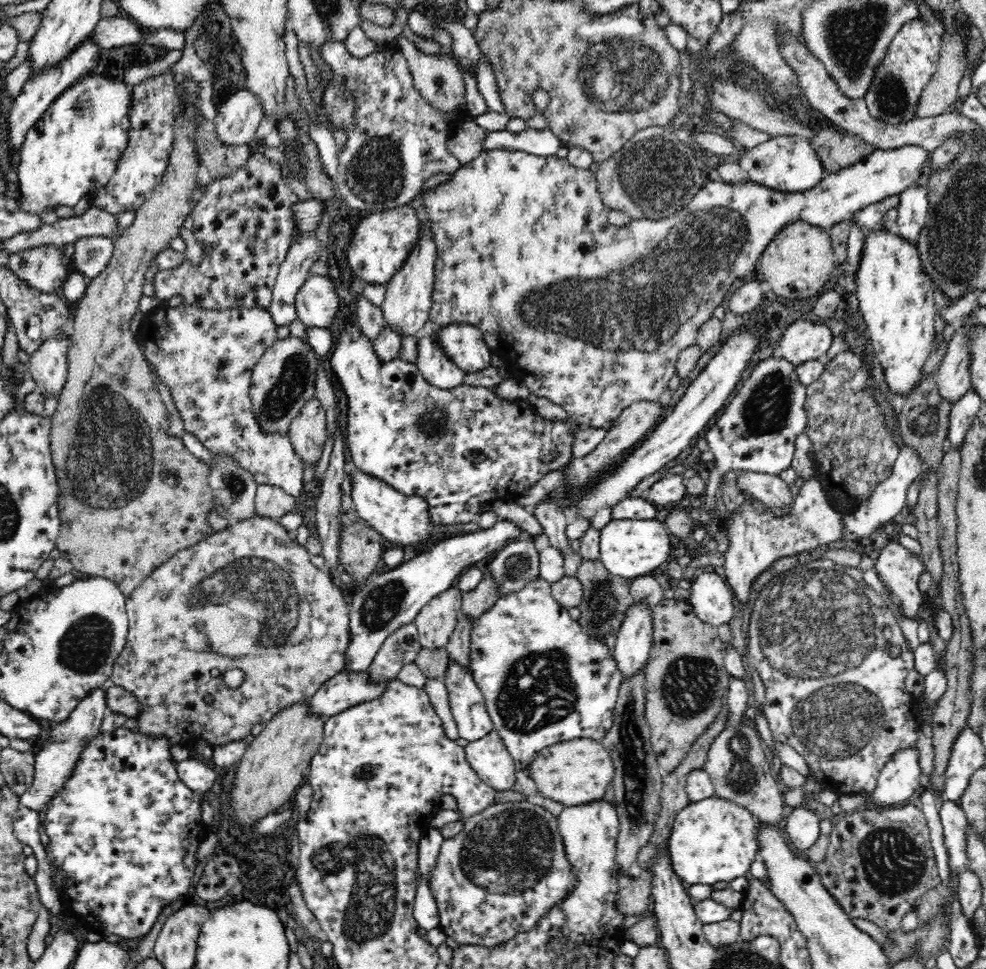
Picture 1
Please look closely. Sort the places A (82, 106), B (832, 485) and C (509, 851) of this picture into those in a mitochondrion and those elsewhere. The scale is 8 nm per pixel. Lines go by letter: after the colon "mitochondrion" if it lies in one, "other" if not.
A: mitochondrion
B: other
C: mitochondrion

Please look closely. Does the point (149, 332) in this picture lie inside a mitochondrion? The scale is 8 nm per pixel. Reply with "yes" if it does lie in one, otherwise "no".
no

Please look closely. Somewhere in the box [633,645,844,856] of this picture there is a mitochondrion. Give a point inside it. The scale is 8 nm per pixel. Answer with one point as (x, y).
(689, 685)

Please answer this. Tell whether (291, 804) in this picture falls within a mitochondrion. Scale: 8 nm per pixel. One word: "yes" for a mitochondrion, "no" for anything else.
no

